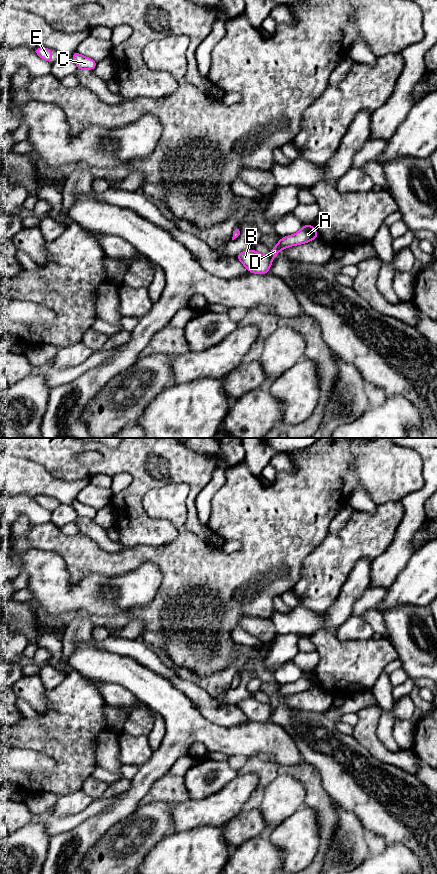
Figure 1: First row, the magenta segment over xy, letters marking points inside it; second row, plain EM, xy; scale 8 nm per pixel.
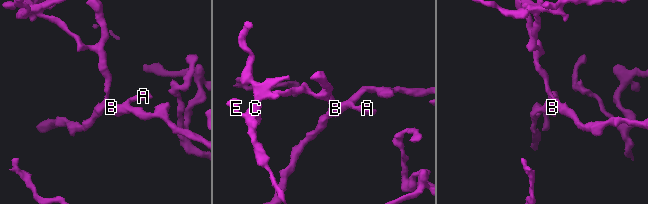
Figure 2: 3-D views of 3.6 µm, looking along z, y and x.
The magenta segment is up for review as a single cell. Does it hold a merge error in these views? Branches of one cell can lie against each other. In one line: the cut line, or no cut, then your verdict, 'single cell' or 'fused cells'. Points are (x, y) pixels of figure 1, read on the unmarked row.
cut none; single cell

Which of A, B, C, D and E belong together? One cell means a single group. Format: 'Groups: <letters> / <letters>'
Groups: A B C D E

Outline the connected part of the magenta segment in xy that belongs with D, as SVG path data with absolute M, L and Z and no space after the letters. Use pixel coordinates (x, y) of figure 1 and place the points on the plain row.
M303 673L297 681L281 686L277 693L271 697L269 703L262 703L254 697L250 697L238 701L236 705L249 720L254 722L266 722L269 721L274 705L280 701L282 697L301 693L316 686L318 686L318 681L314 674Z

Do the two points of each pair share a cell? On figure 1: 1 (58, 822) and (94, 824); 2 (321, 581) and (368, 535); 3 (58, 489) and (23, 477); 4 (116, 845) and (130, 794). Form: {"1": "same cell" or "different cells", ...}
{"1": "different cells", "2": "same cell", "3": "same cell", "4": "different cells"}

